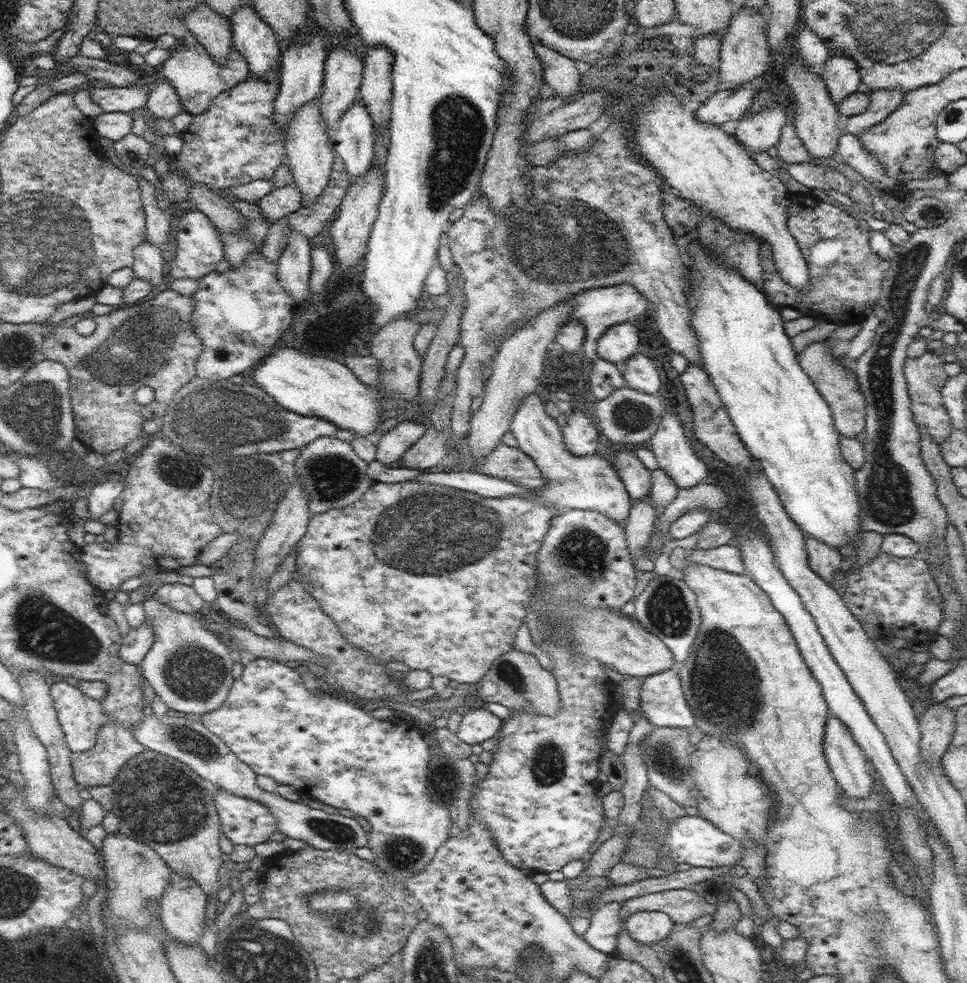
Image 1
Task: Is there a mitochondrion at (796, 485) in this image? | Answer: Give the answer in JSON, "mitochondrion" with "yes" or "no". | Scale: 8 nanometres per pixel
{"mitochondrion":"no"}

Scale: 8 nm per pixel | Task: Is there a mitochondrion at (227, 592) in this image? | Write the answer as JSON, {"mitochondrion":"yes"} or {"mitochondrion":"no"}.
{"mitochondrion":"no"}

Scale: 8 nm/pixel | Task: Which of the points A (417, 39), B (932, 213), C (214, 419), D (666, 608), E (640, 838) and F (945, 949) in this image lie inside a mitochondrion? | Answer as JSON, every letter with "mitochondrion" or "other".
{"A":"other","B":"mitochondrion","C":"mitochondrion","D":"mitochondrion","E":"other","F":"other"}

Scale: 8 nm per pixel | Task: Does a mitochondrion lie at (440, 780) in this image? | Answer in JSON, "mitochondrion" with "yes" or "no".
{"mitochondrion":"yes"}

